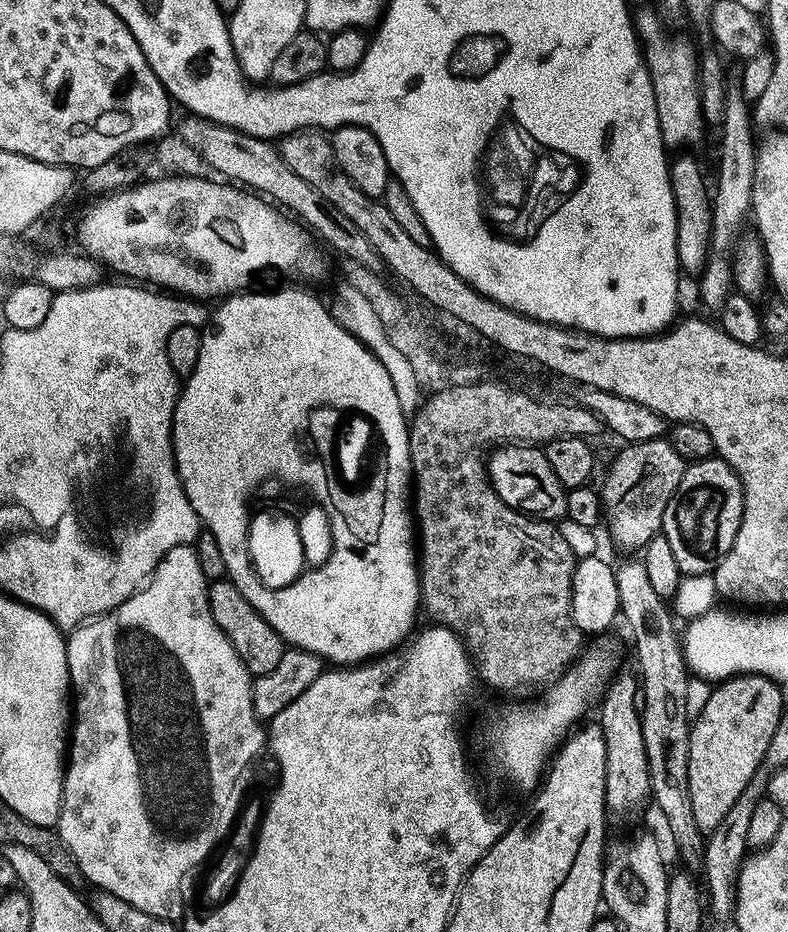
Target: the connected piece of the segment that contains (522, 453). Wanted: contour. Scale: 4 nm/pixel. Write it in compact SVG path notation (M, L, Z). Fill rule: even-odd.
M528 446L532 448L500 448L488 460L488 472L486 471L486 479L493 492L496 493L504 507L512 509L513 513L529 512L530 515L536 516L539 512L544 512L544 516L548 520L556 520L565 515L568 511L568 497L564 486L560 483L552 473L552 468L548 465L548 459L543 451L540 452L539 447Z

